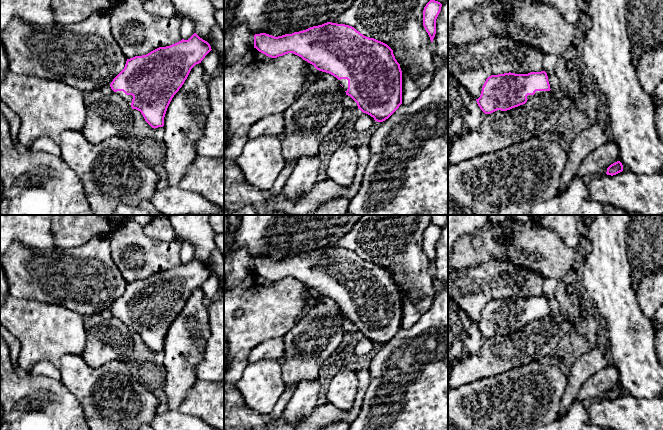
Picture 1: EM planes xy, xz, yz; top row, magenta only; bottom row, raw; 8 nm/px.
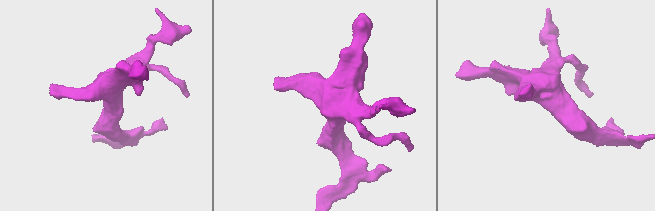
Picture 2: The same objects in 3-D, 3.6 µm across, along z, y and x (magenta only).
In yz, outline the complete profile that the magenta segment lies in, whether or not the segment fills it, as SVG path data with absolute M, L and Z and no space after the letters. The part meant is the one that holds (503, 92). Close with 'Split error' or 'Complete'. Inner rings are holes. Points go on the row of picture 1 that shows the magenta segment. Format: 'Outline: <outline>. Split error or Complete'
Outline: M545 71L528 74L509 72L489 76L476 101L485 114L491 114L497 110L507 111L523 105L529 99L550 90Z. Split error

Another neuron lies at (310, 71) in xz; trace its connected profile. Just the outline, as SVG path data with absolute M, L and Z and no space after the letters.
M308 63L308 65L305 68L304 87L309 83L310 79L315 78L316 76L317 76L317 69L314 67L314 65Z

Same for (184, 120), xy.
M196 64L182 87L172 98L164 117L164 144L166 147L163 166L169 186L177 186L190 165L198 157L195 144L203 134L204 123L210 111L207 77L202 65Z

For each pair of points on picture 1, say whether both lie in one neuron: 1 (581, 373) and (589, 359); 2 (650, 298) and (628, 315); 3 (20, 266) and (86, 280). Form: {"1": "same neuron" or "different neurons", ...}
{"1": "same neuron", "2": "different neurons", "3": "same neuron"}

